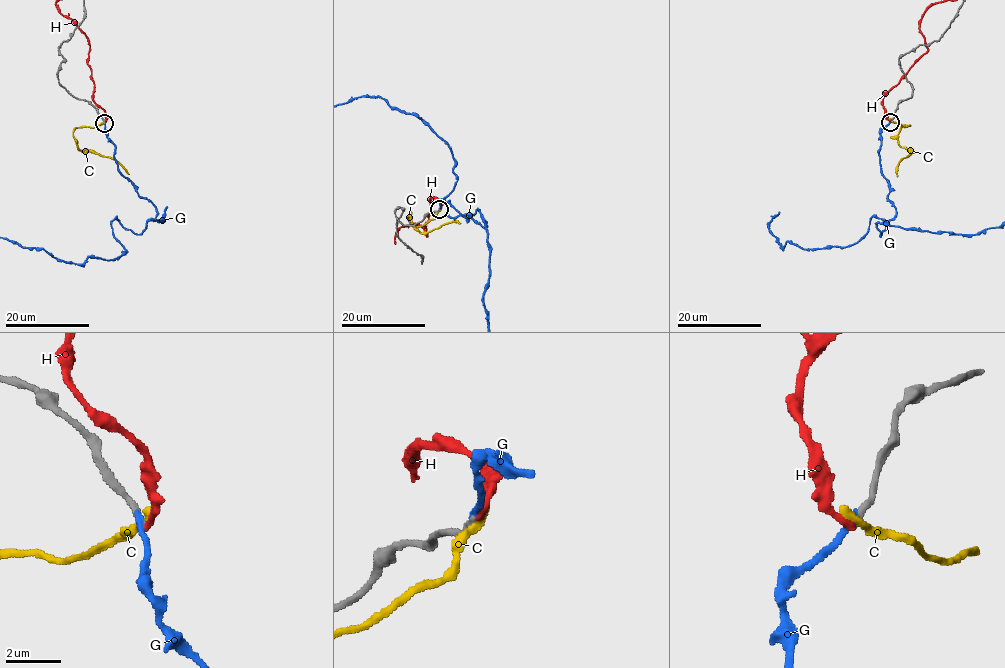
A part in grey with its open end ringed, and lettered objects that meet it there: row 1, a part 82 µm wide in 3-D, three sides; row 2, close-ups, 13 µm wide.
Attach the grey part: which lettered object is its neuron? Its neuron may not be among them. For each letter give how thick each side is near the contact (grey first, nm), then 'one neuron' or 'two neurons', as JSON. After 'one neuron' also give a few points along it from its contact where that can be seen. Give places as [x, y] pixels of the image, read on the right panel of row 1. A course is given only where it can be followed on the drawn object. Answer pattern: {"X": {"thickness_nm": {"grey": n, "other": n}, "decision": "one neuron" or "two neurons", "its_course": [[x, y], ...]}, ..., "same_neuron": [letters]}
{"C": {"thickness_nm": {"grey": 240, "other": 440}, "decision": "two neurons"}, "G": {"thickness_nm": {"grey": 280, "other": 220}, "decision": "two neurons"}, "H": {"thickness_nm": {"grey": 240, "other": 220}, "decision": "two neurons"}, "same_neuron": []}

